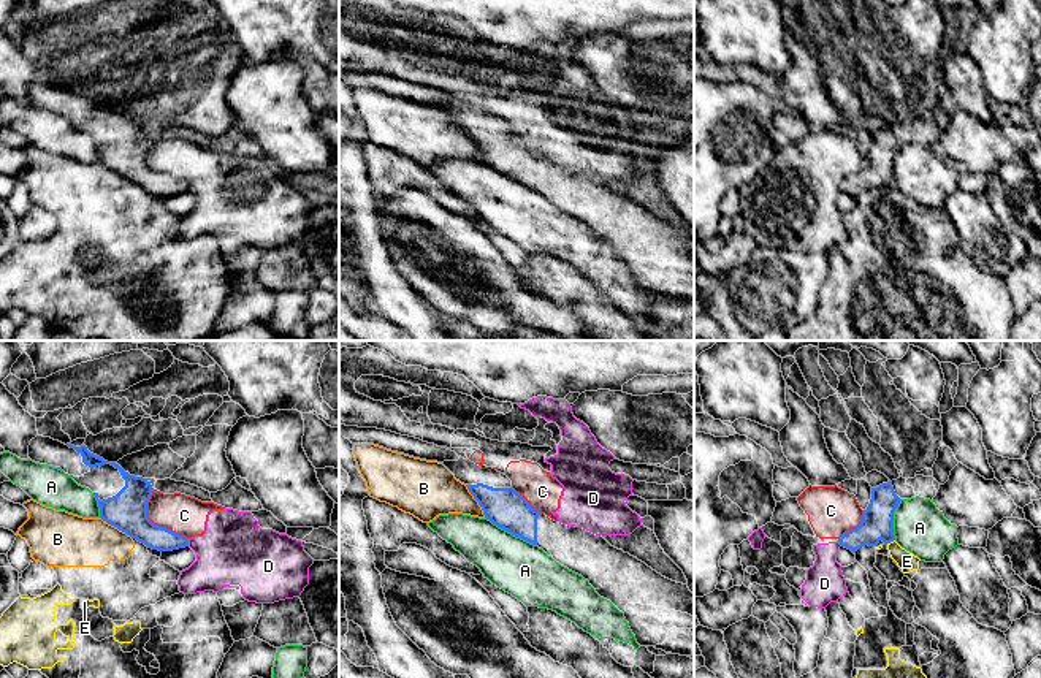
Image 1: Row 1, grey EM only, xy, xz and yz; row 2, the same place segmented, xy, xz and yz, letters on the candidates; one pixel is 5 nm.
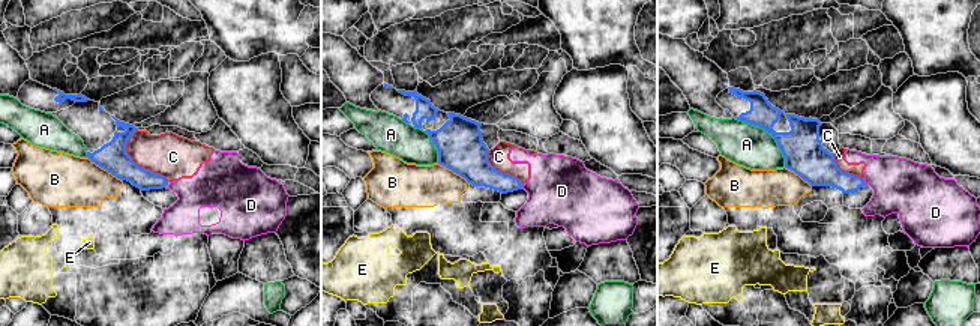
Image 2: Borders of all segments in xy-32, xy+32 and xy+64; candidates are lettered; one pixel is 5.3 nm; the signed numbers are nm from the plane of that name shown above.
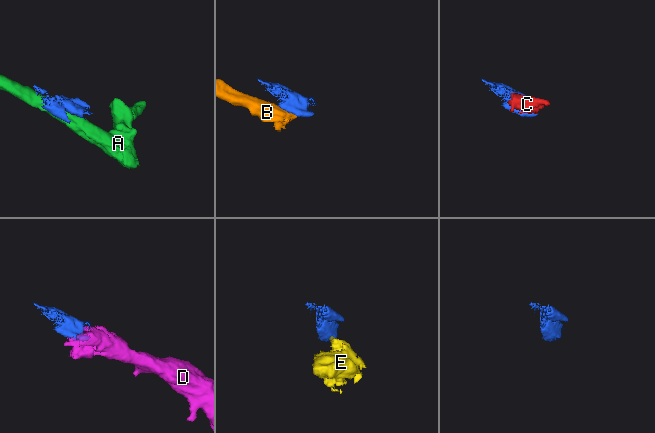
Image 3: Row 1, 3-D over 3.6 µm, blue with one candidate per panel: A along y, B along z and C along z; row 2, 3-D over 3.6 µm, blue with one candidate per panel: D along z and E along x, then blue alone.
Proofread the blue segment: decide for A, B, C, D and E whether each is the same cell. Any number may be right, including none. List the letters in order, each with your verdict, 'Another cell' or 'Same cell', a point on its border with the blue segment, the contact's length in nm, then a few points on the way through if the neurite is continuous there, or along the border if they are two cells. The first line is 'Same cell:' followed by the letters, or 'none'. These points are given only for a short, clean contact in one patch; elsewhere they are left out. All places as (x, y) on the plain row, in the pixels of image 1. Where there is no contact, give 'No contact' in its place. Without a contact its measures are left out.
Same cell: none
A: Another cell. Touches blue at xz (510, 178). Shared border 300 nm
B: Another cell. Touches blue at xy (116, 171). Shared border 200 nm. Boundary: xy (100, 162), (132, 184)
C: Another cell. Touches blue at xy (152, 168). Shared border 320 nm
D: Another cell. Touches blue at xy (187, 187). Shared border 40 nm. Boundary: xy (187, 184), (189, 190)
E: Another cell. Touches blue at yz (889, 187). Shared border 50 nm. Boundary: yz (894, 184), (886, 189)

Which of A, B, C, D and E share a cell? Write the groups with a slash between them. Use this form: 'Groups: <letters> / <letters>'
Groups: A / B E / C D

